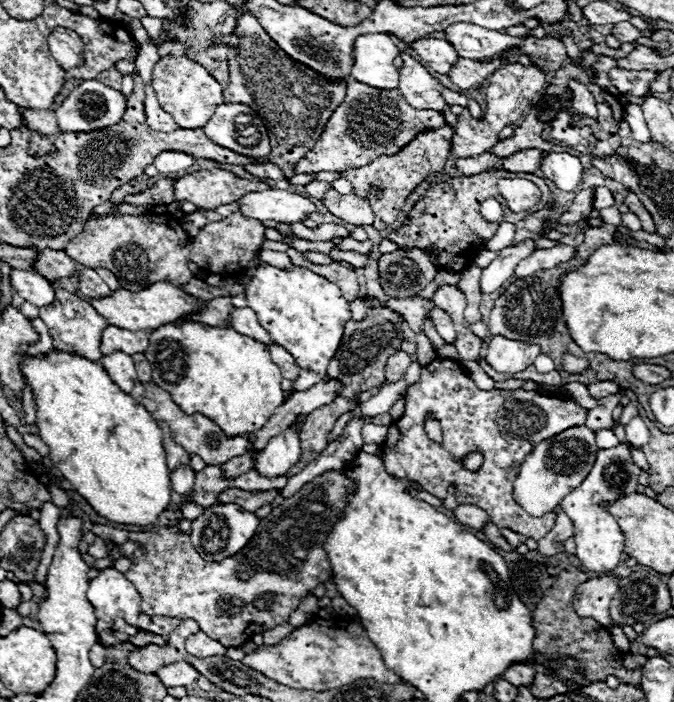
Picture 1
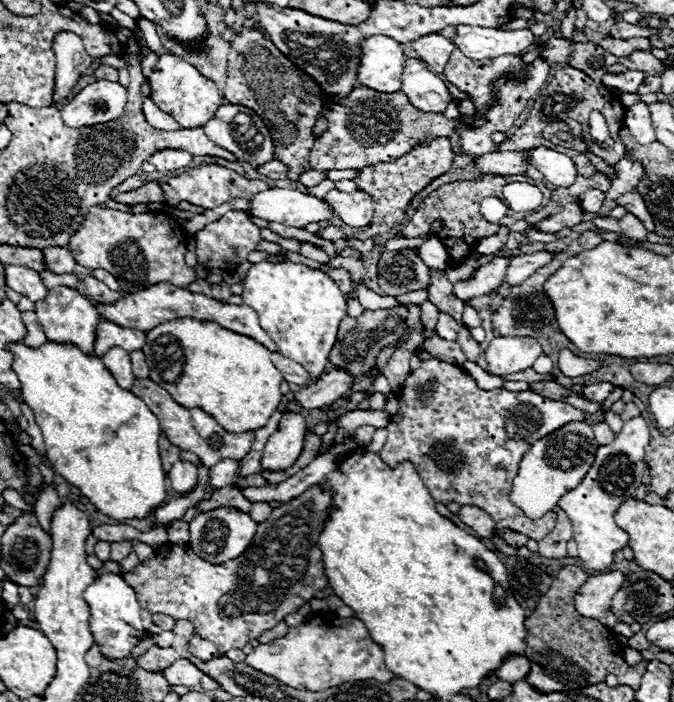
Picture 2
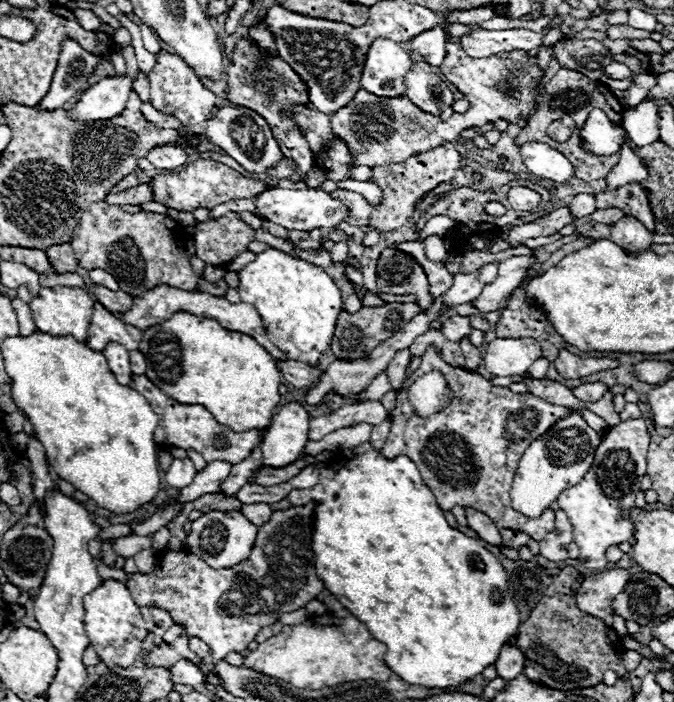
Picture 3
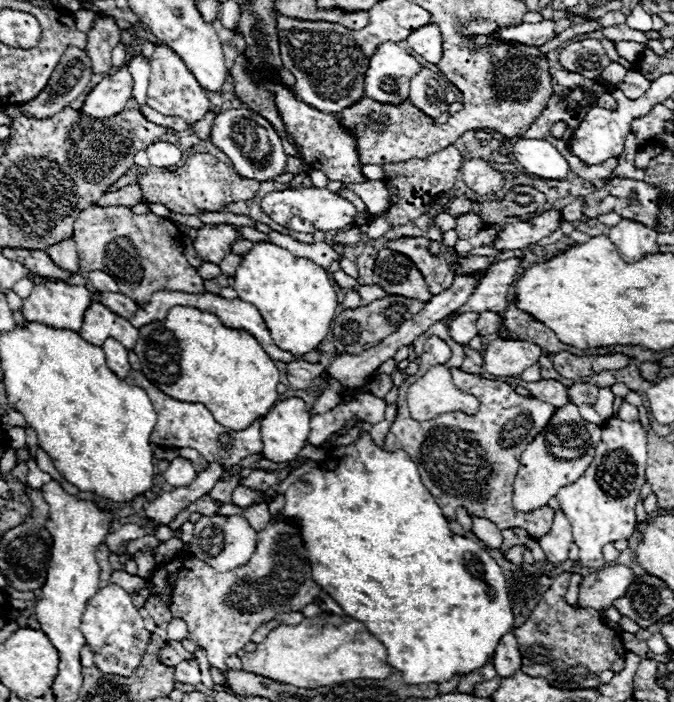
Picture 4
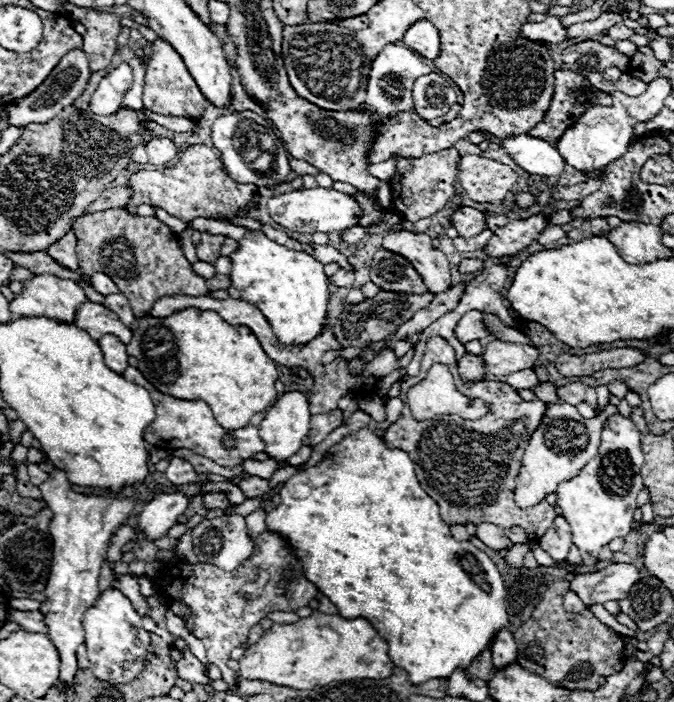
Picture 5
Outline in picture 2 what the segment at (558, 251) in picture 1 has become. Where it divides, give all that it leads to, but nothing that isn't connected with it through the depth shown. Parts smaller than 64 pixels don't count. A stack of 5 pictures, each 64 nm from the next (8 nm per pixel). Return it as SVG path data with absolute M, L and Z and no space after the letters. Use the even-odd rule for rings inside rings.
M536 252L536 254L522 254L522 256L514 256L510 262L508 262L508 268L506 268L506 274L504 274L504 280L500 286L508 284L508 286L514 286L514 284L522 284L528 276L532 276L538 268L542 268L544 264L548 264L552 260L554 254L548 254L548 252Z

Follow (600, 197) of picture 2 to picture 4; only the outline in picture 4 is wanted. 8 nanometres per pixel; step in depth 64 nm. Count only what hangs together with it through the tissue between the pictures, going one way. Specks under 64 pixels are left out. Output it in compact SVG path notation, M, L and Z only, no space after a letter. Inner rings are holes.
M578 198L574 204L568 204L566 208L562 208L562 210L560 210L562 220L564 220L564 222L580 220L580 218L582 218L582 204L584 204L584 200L582 200L582 198Z

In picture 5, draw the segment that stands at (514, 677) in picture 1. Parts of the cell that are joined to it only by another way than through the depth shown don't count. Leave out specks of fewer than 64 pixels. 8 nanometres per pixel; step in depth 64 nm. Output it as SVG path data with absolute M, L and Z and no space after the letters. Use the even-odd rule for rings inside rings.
M500 630L492 642L492 662L496 668L506 668L516 662L516 642L512 632Z

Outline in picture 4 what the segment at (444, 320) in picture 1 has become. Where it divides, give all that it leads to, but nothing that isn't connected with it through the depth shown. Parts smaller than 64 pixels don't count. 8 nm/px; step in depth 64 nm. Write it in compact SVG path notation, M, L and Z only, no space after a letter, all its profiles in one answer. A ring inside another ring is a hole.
M466 312L462 316L458 316L452 326L450 326L450 336L458 342L458 344L468 344L474 336L478 336L478 328L476 328L476 320L478 320L478 312Z

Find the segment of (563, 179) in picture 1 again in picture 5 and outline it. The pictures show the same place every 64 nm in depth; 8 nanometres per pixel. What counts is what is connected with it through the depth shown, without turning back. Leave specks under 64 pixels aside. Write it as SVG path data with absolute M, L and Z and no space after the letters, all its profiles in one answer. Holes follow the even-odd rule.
M516 134L500 140L500 148L526 172L556 176L562 174L566 162L558 154L558 150L546 140L534 138L530 134Z

